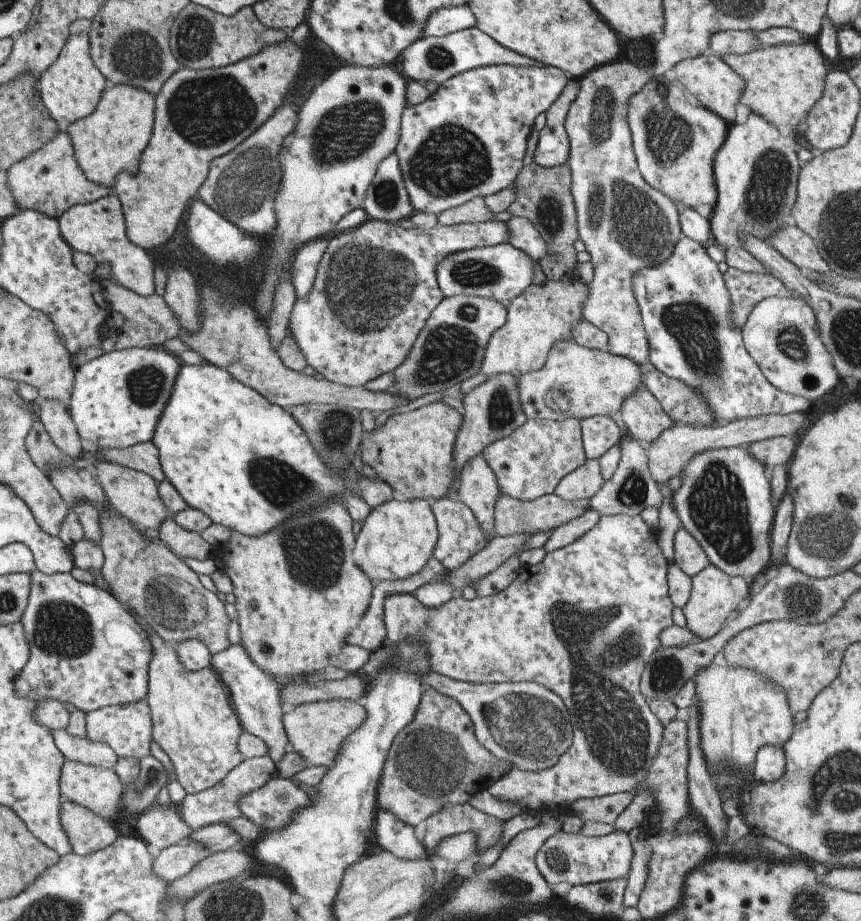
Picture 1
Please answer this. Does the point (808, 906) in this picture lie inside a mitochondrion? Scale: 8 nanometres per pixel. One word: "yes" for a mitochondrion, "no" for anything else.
yes

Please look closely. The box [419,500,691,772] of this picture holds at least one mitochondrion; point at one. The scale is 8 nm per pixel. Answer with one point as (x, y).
(521, 722)

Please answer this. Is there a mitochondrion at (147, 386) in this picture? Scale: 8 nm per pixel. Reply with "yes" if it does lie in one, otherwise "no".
yes

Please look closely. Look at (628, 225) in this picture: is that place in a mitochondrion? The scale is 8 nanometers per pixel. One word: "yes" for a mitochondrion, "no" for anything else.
yes

